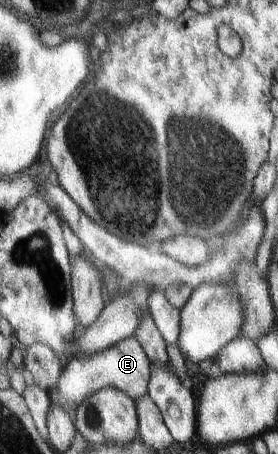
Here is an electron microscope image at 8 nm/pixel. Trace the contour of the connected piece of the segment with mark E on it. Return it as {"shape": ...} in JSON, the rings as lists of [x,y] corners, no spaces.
{"shape":[[[133,335],[92,355],[86,355],[81,351],[79,355],[69,360],[69,364],[65,366],[57,384],[47,392],[52,400],[52,405],[67,412],[76,410],[91,393],[107,387],[123,389],[123,392],[136,401],[149,393],[152,364],[153,362],[138,338]]]}

